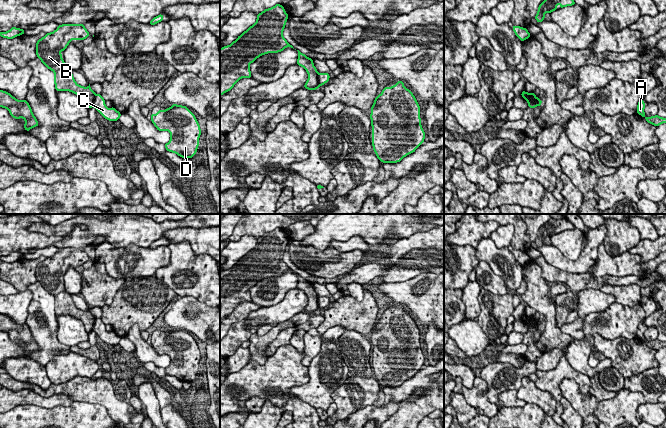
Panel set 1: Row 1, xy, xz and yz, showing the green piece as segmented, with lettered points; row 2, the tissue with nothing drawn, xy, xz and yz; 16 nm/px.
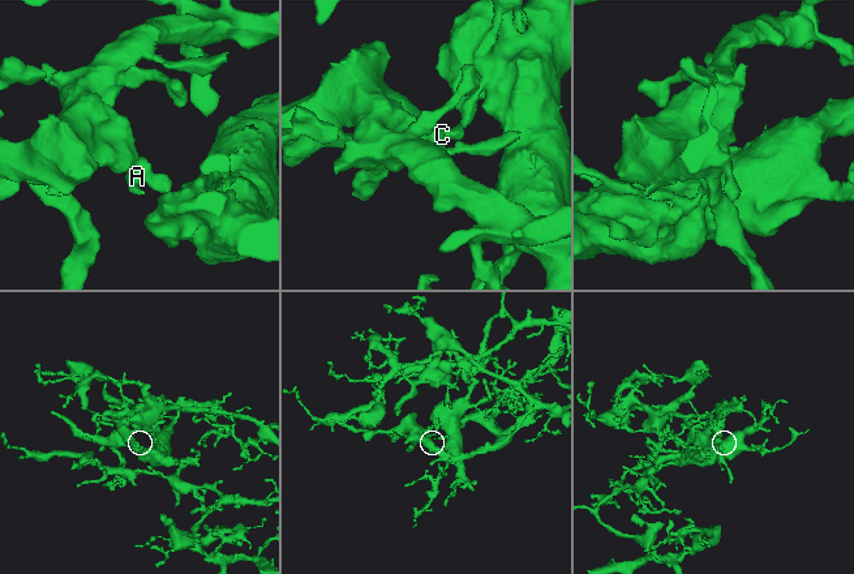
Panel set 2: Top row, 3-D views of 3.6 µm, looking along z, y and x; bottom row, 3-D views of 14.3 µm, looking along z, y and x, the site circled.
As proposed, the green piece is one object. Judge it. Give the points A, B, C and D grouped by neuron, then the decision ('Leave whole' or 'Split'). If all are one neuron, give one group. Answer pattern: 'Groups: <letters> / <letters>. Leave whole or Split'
Groups: A B D / C. Split

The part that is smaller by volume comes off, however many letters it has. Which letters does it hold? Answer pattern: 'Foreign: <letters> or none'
Foreign: C

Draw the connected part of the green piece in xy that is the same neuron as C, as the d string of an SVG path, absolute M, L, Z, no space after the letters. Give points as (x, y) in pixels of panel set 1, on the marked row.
M100 94L95 96L93 107L107 120L117 121L119 120L121 113L118 112L114 107L107 108L105 105L105 100Z

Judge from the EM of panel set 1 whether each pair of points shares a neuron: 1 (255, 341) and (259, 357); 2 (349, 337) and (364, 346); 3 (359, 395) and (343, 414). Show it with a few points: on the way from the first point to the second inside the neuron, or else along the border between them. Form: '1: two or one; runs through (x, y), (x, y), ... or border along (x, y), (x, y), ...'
1: one; runs through (257, 345), (257, 353)
2: one; runs through (353, 341), (360, 346)
3: one; runs through (354, 400), (345, 409)

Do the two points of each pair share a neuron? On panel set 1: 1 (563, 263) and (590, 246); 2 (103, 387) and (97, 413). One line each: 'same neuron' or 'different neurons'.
1: same neuron
2: different neurons

